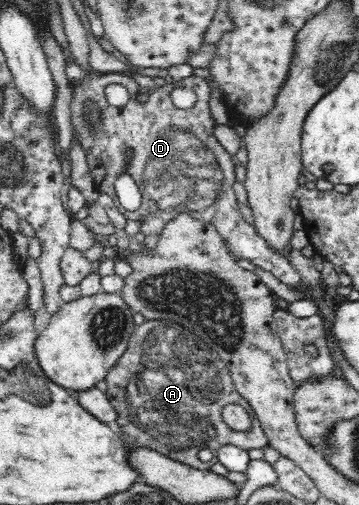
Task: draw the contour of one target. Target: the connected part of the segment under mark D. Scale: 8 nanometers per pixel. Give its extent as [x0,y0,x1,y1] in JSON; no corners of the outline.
[70,72,313,296]

